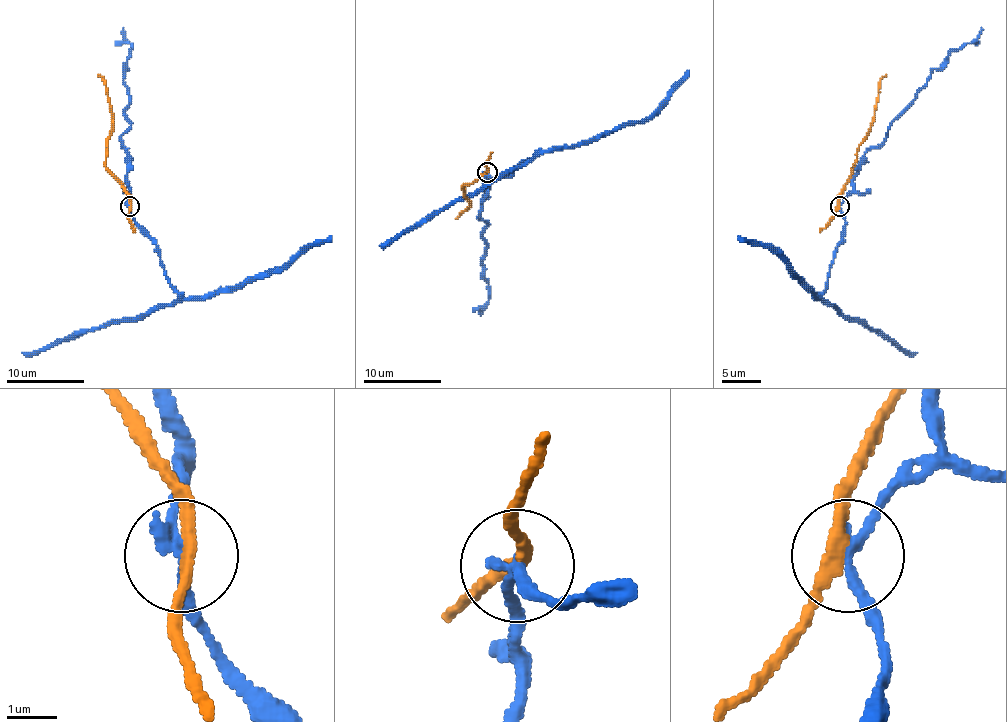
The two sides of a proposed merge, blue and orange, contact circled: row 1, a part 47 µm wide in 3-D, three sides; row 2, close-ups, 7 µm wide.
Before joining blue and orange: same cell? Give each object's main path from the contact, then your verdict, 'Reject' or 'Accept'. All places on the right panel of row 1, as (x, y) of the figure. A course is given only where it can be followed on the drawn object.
Course of blue: (839, 207), (845, 234), (837, 246), (822, 298), (839, 314), (878, 331), (905, 353), (913, 353). Course of orange: (839, 207), (839, 195), (855, 166), (857, 148), (868, 131), (878, 82), (886, 74). Reject

